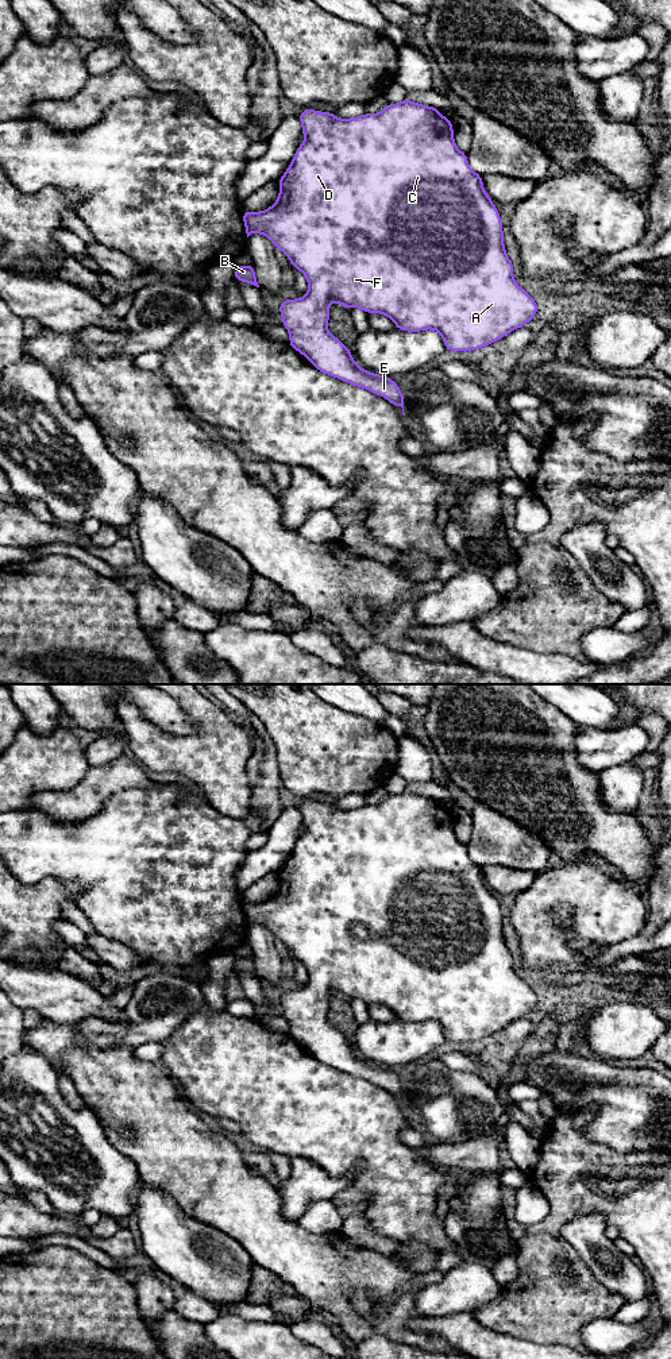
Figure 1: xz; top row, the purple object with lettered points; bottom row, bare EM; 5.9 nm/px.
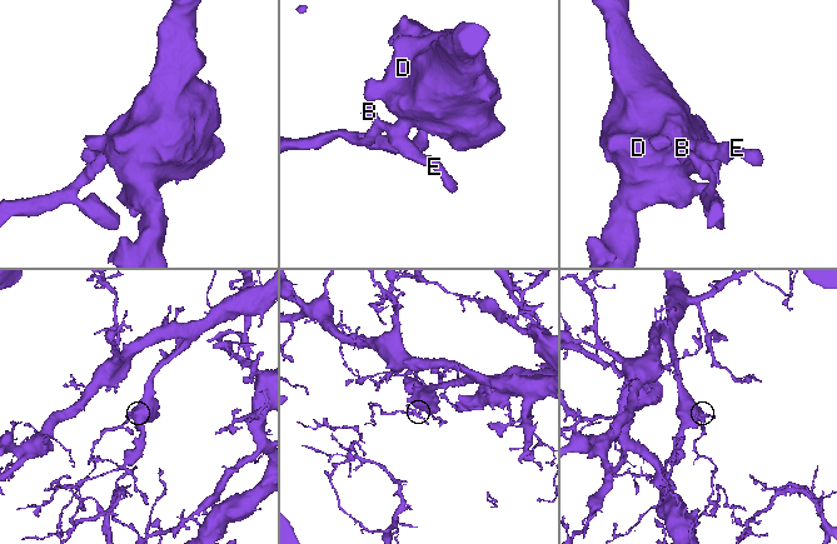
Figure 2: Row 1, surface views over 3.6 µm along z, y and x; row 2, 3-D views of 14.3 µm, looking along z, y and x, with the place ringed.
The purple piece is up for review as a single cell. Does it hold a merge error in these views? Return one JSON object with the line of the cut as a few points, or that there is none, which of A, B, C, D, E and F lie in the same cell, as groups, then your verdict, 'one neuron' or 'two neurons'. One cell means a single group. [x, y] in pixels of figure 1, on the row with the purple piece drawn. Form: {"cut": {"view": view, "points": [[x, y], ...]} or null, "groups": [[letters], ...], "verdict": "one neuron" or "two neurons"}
{"cut": null, "groups": [["A", "B", "C", "D", "E", "F"]], "verdict": "one neuron"}

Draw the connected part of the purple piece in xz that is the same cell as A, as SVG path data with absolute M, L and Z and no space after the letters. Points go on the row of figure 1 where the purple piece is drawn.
M402 100L401 103L397 104L387 104L381 112L378 113L365 113L362 116L356 116L356 117L351 117L351 119L338 119L335 116L333 112L328 113L328 112L320 112L320 111L315 111L315 109L309 109L305 108L301 115L298 116L298 120L302 124L302 134L305 136L305 140L302 144L298 146L293 161L290 162L288 170L285 171L285 174L278 179L279 184L279 196L277 198L277 201L267 209L262 211L262 212L250 212L250 211L243 211L243 221L244 221L244 227L246 227L246 233L247 238L251 233L262 233L265 235L267 239L270 239L277 250L281 250L282 252L286 254L289 262L297 269L300 270L306 281L308 281L308 293L305 296L302 296L301 298L296 298L296 300L284 300L279 304L279 313L282 316L282 324L286 327L290 339L289 339L289 344L292 345L292 348L294 348L296 351L298 351L301 355L306 356L308 360L321 372L328 374L331 377L335 377L343 382L347 382L350 385L358 386L358 387L363 387L374 394L378 394L383 398L386 398L390 404L393 404L394 406L401 406L402 408L402 414L404 413L404 395L398 387L398 385L392 381L389 377L383 377L383 375L378 375L370 371L363 370L362 367L359 367L352 355L351 351L338 339L335 337L327 328L328 320L329 320L329 304L331 302L338 302L348 309L351 308L360 308L367 313L381 313L387 316L389 318L392 318L397 327L397 329L401 331L408 331L408 332L420 332L420 331L425 331L425 329L433 329L437 331L446 344L446 348L450 351L471 351L471 350L479 350L482 347L486 347L500 339L502 339L505 335L508 335L509 332L524 327L527 323L529 323L537 313L537 304L536 301L522 289L520 287L514 278L513 278L513 263L509 259L509 256L506 255L505 251L505 246L504 246L504 231L502 231L502 221L500 217L500 212L498 209L494 206L493 200L487 196L487 193L483 189L483 184L482 184L482 175L477 174L467 162L467 154L462 152L455 142L454 142L454 130L452 130L452 123L451 120L448 120L447 117L444 117L440 111L437 108L433 107L427 107L427 105L421 105L419 103L410 101L410 100Z

